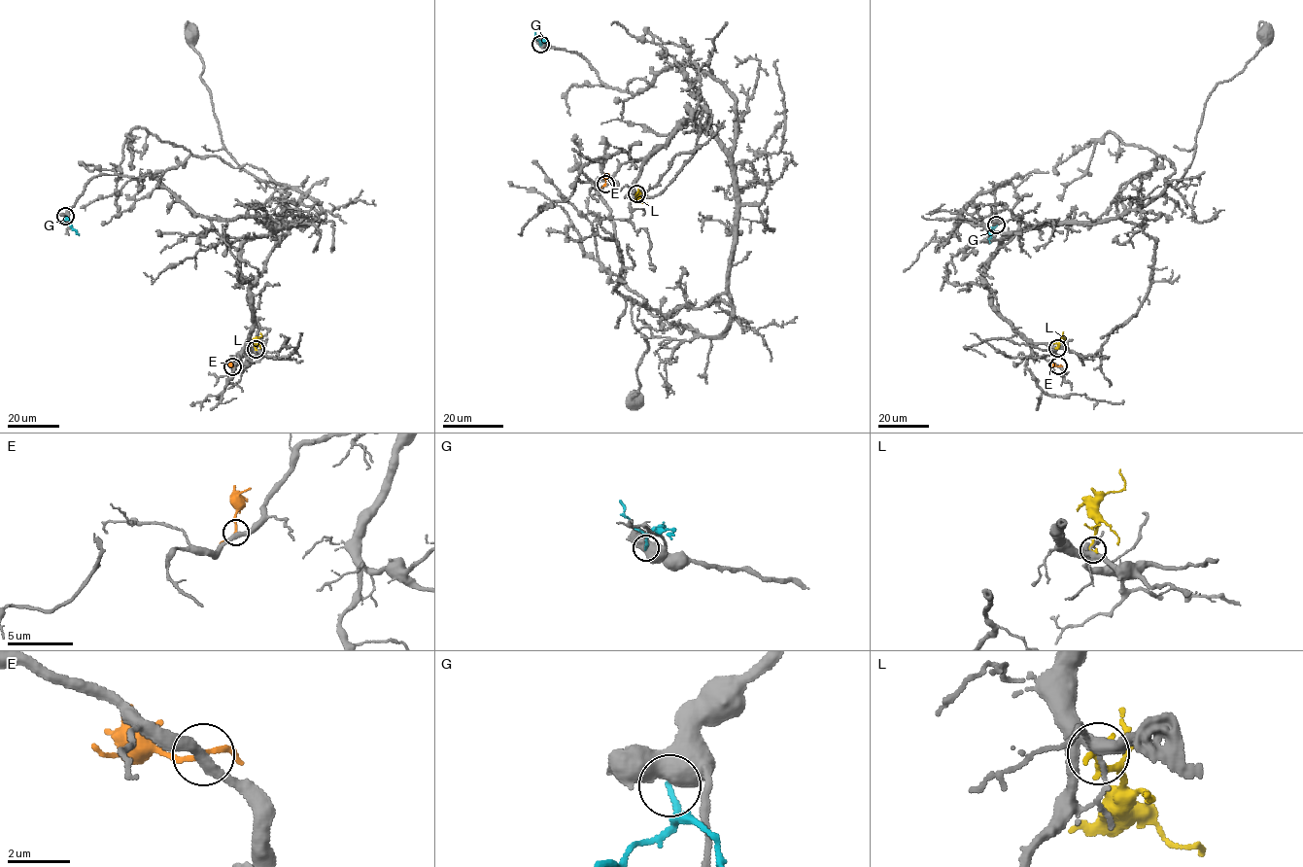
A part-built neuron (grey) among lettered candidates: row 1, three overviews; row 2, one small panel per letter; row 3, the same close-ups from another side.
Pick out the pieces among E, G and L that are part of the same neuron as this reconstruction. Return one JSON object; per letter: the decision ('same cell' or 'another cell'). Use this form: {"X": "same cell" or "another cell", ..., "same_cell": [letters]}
{"E": "another cell", "G": "another cell", "L": "another cell", "same_cell": []}

